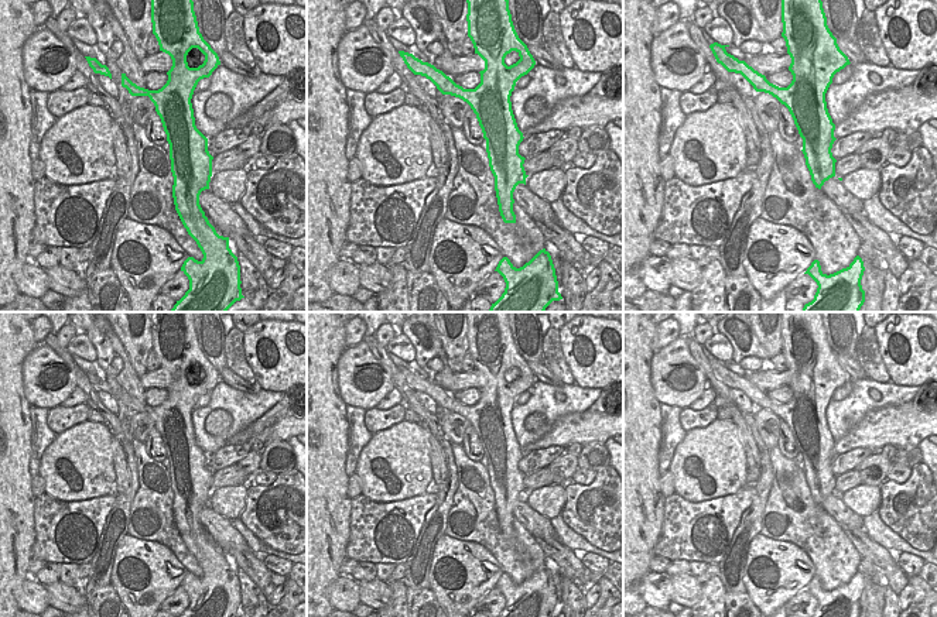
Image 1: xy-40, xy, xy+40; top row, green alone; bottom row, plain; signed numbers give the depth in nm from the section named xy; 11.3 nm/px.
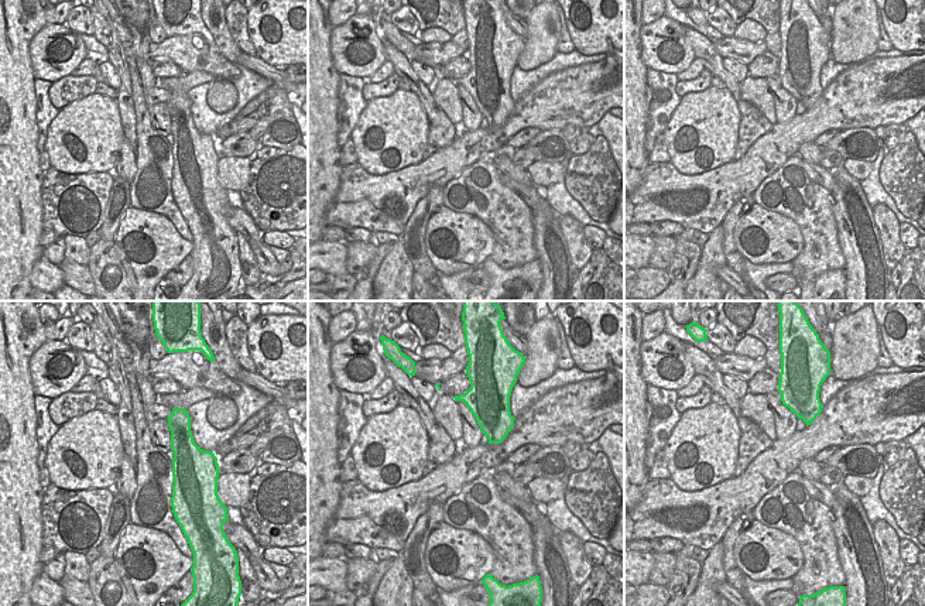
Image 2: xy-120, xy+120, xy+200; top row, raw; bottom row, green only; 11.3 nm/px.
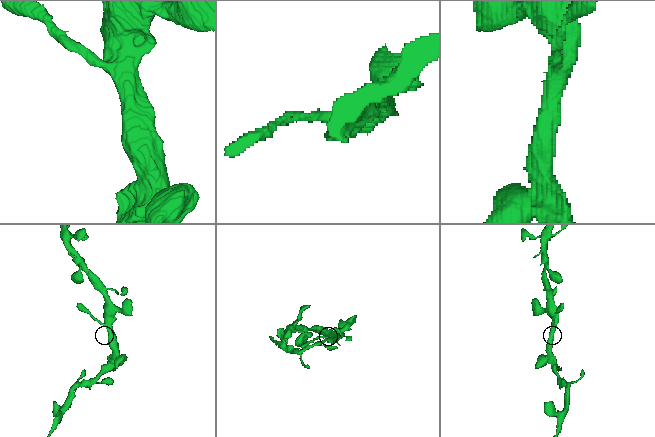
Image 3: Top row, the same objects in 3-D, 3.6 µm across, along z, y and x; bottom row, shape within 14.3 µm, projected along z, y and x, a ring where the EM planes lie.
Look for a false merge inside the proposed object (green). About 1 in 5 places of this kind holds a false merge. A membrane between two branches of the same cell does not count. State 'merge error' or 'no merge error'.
no merge error

